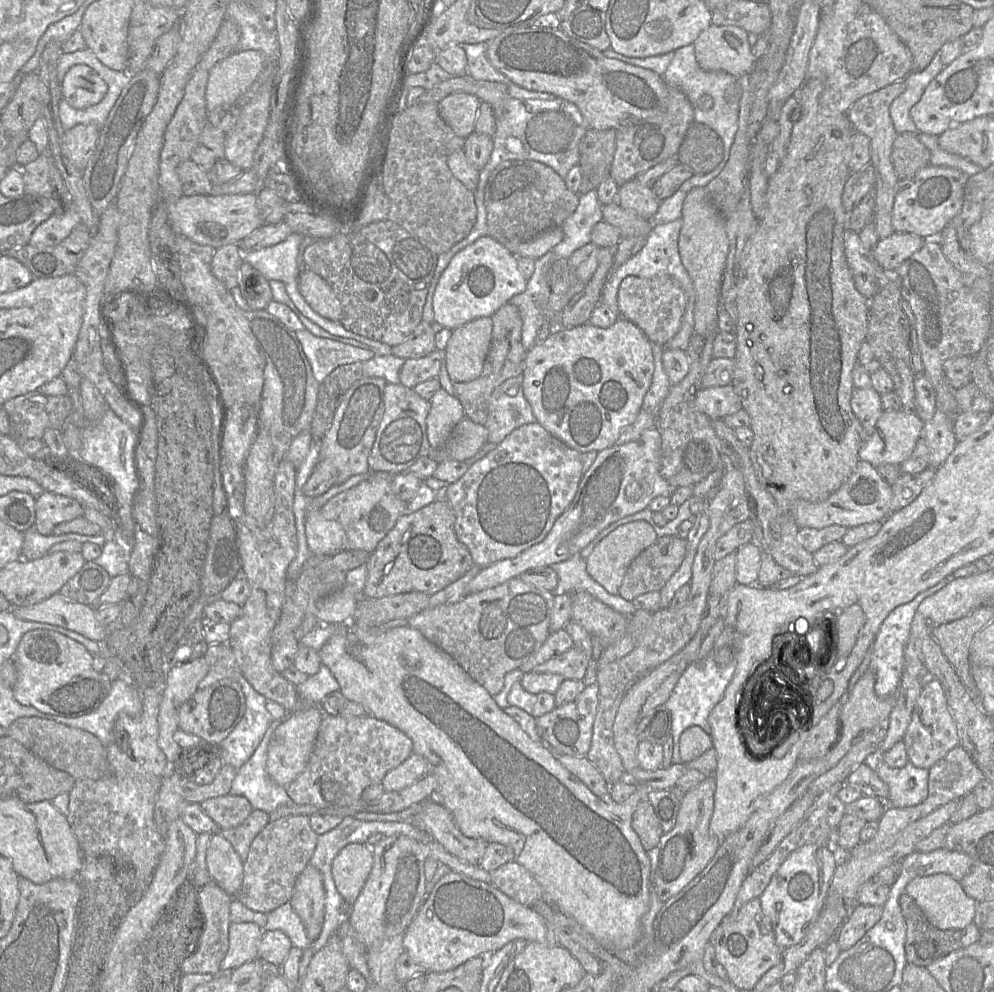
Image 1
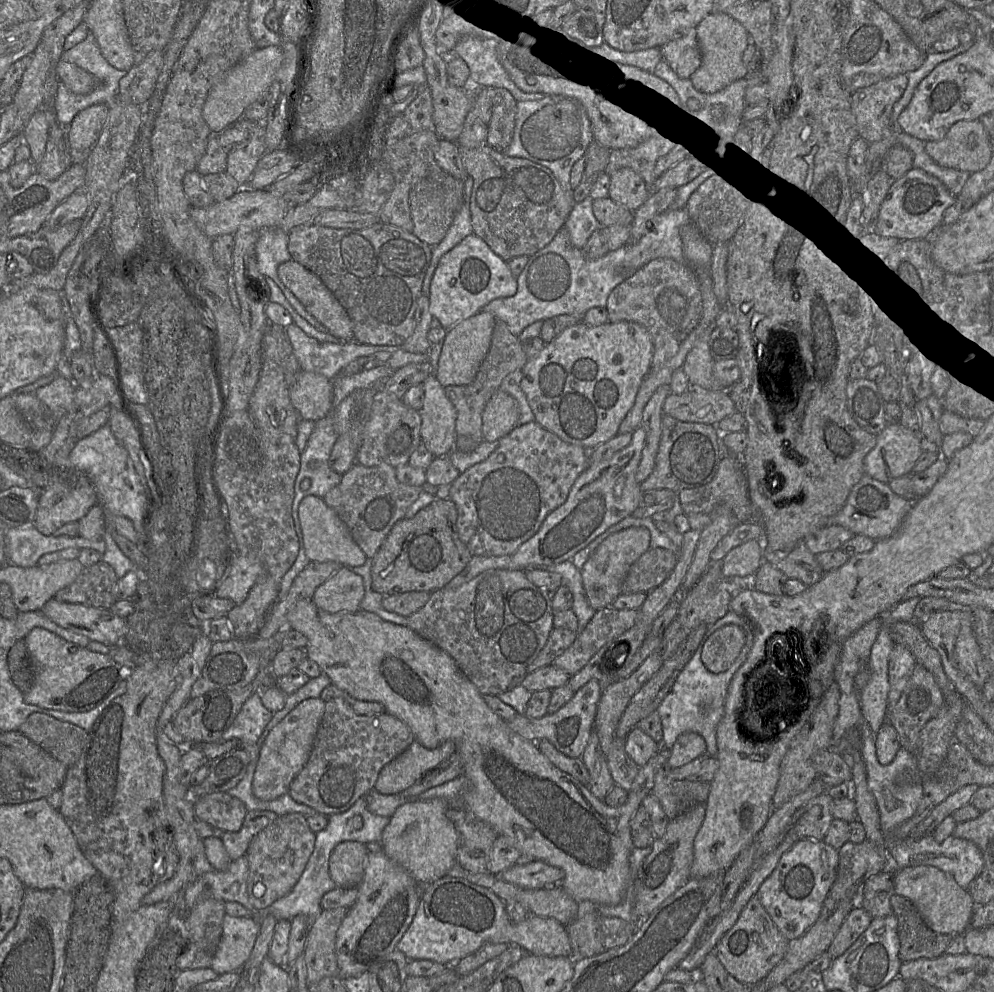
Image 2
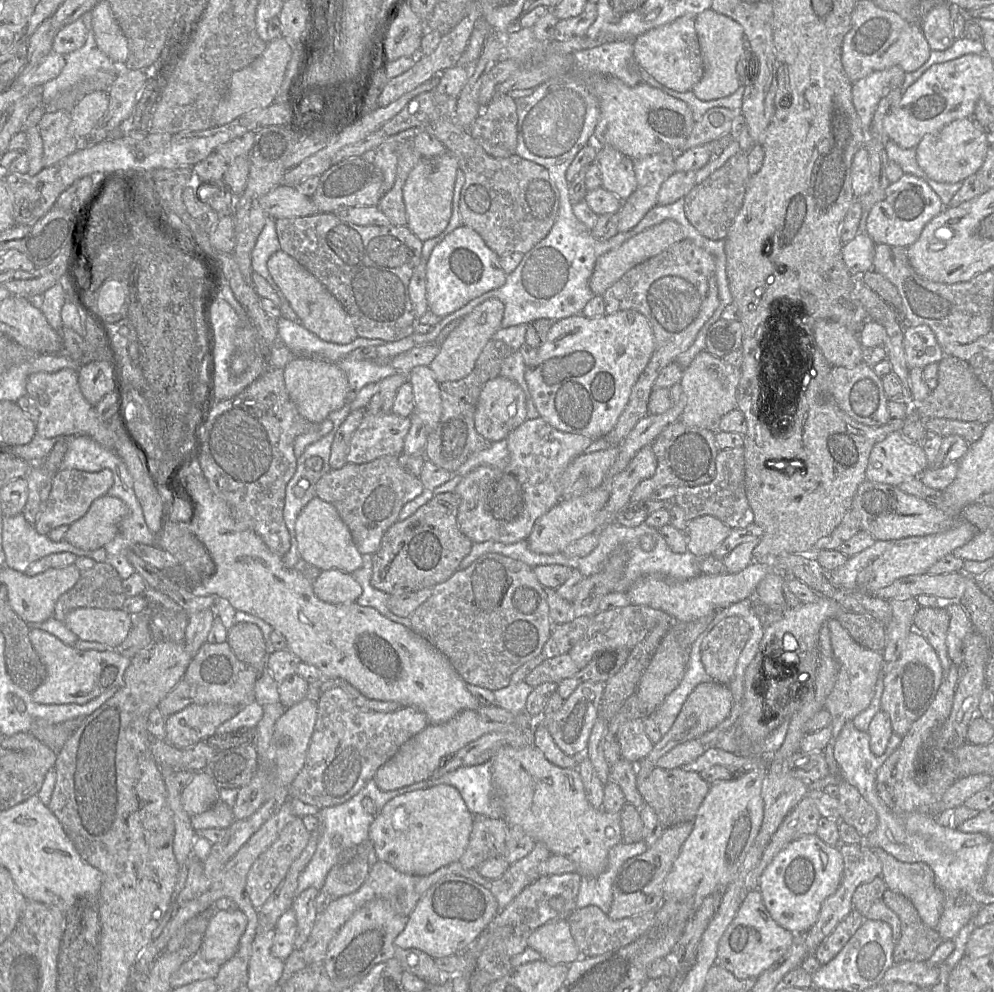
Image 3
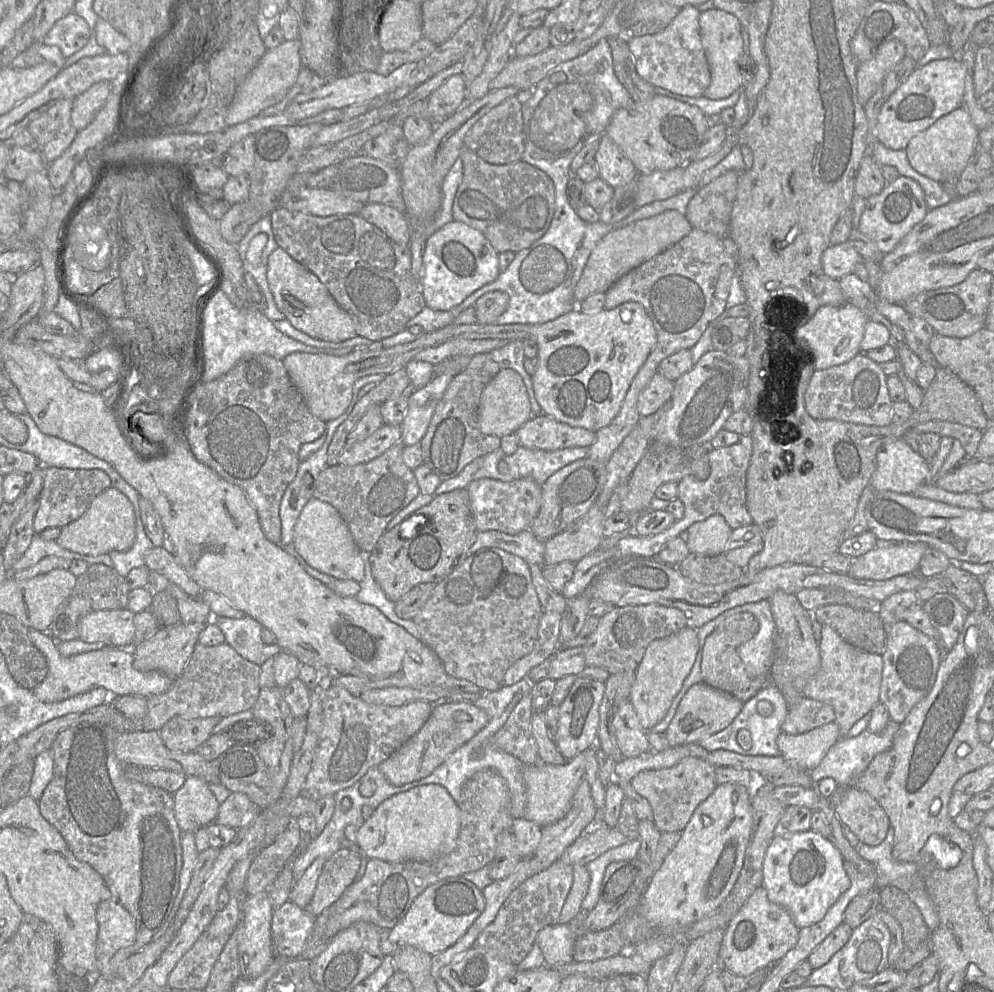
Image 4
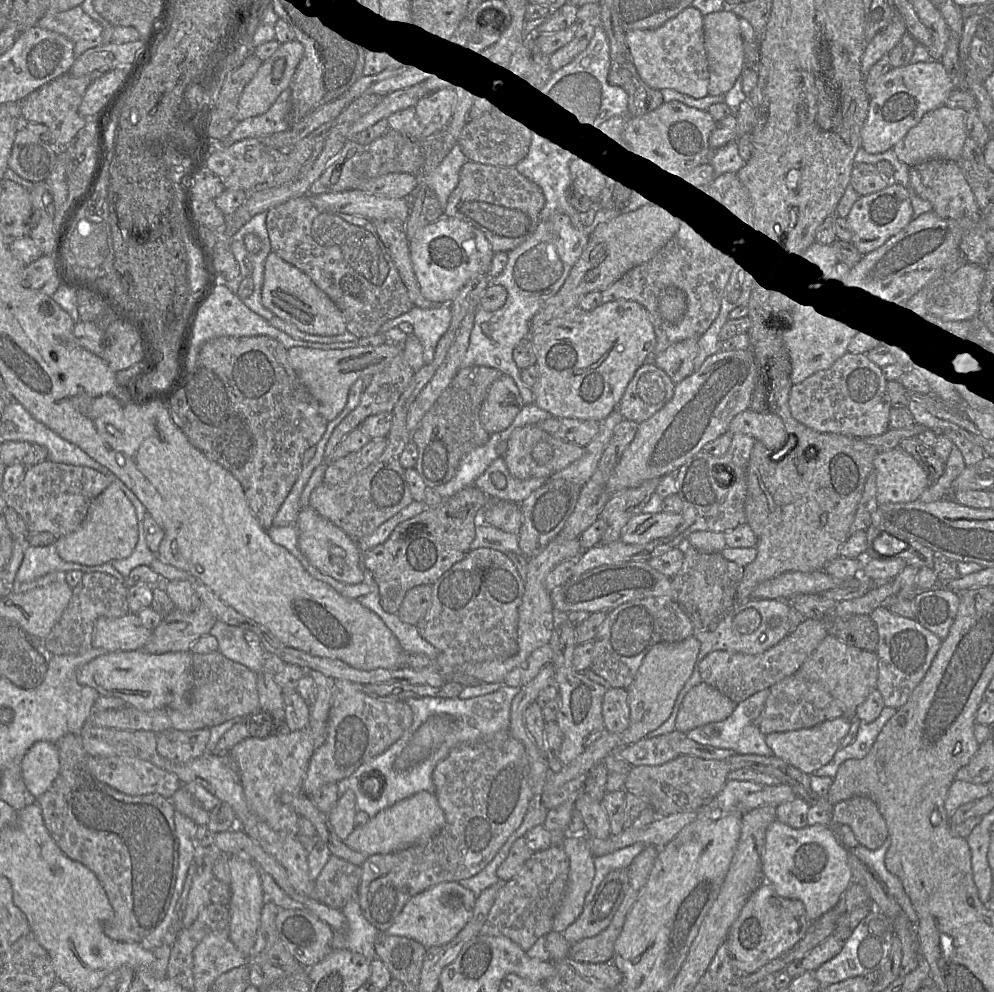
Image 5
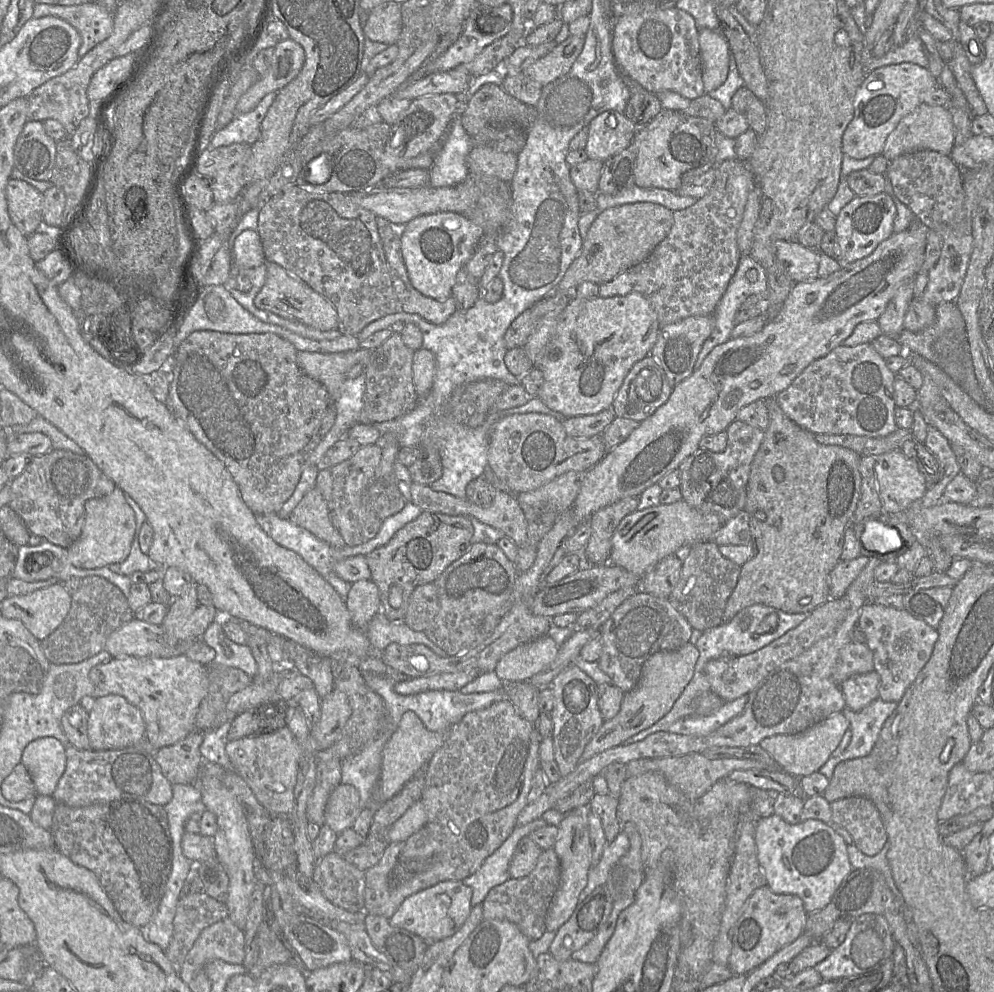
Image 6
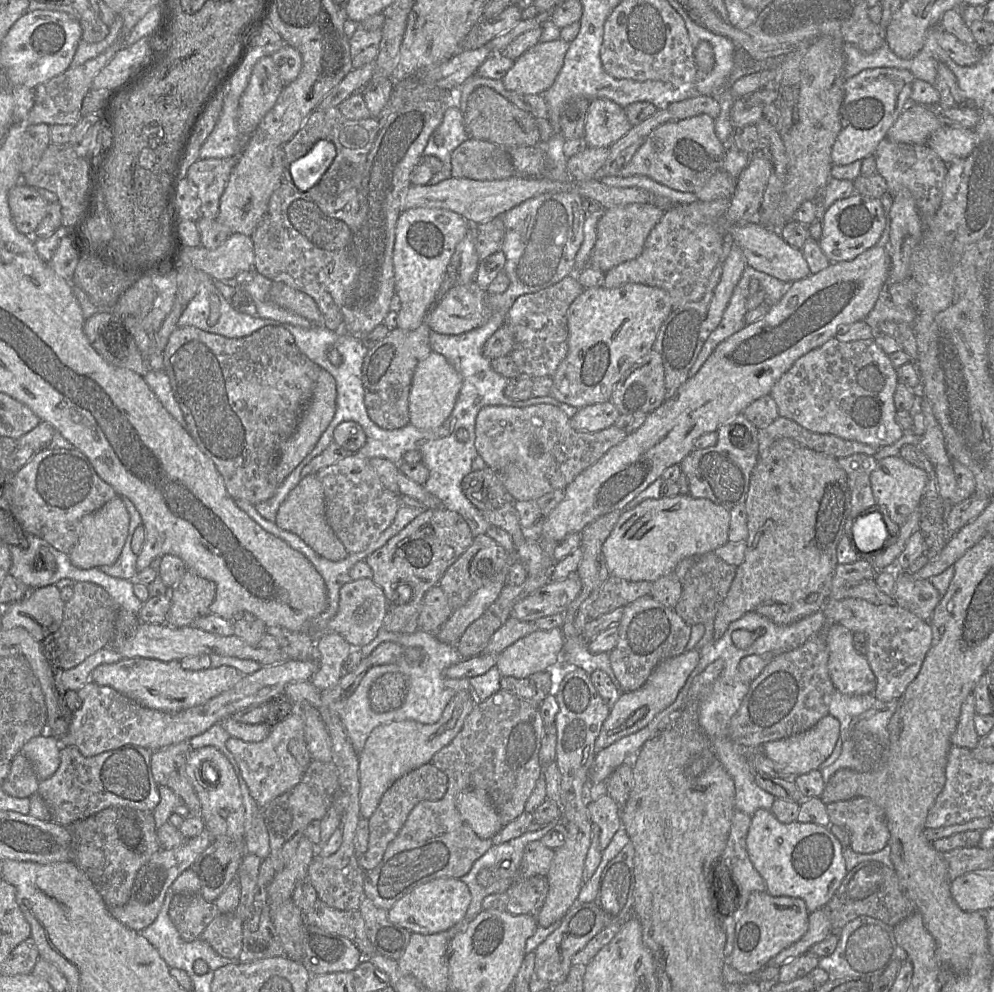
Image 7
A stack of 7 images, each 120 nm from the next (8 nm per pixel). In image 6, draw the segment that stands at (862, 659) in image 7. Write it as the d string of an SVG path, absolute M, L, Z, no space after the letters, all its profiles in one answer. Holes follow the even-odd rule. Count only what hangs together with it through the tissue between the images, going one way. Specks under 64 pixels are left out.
M875 670L851 676L840 685L846 707L853 711L862 710L879 698L878 686L879 675Z

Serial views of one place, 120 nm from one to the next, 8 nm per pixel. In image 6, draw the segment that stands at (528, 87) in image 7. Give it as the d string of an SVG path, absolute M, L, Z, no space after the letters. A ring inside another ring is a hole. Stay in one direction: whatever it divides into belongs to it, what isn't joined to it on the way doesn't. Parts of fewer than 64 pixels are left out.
M568 36L545 56L525 67L522 72L545 86L566 74L583 49L585 36Z

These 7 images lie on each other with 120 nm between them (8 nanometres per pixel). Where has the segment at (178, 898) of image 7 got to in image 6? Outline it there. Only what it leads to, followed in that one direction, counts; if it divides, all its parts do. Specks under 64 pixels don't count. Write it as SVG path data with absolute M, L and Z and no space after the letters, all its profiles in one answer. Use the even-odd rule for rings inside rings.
M203 891L182 894L173 919L172 938L164 951L177 974L200 933L226 917L228 909L225 903L217 901Z

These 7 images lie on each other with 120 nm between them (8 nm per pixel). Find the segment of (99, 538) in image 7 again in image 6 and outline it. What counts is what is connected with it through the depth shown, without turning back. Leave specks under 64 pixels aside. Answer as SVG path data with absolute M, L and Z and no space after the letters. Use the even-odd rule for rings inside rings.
M119 487L109 495L85 503L85 521L79 538L66 550L69 562L80 569L96 569L123 562L129 555L136 529L135 512Z

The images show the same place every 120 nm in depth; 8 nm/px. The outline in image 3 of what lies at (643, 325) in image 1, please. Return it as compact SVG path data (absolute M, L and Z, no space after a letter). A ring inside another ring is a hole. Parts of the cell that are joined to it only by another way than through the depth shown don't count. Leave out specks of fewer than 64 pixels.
M684 239L631 268L602 296L605 314L636 310L648 319L654 334L654 351L647 366L634 384L615 427L602 437L611 445L619 446L637 422L648 414L648 399L661 370L692 345L699 330L718 307L715 261L707 251Z

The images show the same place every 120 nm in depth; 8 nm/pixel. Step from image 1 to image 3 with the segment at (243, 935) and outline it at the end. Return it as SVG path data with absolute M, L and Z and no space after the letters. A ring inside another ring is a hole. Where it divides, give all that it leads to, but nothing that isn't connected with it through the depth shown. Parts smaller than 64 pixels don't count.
M239 909L213 910L203 937L200 953L206 960L220 964L231 959L239 949L248 919Z

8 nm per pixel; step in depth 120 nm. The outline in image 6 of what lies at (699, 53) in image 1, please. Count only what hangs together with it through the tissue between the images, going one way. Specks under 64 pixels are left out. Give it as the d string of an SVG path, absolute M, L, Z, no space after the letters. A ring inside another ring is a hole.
M699 30L702 80L705 93L720 87L727 79L731 51L725 36L719 30Z

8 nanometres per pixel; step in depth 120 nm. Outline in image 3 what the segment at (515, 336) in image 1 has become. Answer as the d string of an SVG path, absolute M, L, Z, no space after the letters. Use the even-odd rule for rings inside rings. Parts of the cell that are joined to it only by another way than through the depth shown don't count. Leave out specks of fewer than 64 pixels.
M491 339L483 348L472 372L458 381L440 384L442 415L435 429L428 434L425 457L436 466L455 474L458 468L474 453L488 449L492 443L475 428L475 413L484 385L500 375L504 359L512 350L500 340Z

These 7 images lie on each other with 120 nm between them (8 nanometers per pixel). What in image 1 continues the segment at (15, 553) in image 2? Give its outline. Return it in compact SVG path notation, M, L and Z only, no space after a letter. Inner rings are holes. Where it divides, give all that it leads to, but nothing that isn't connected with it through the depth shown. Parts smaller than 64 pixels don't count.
M33 525L24 532L21 558L24 560L35 560L44 556L55 544L65 541L77 541L81 544L91 542L99 546L105 544L104 534L81 535L77 533L66 533L61 535L41 535Z

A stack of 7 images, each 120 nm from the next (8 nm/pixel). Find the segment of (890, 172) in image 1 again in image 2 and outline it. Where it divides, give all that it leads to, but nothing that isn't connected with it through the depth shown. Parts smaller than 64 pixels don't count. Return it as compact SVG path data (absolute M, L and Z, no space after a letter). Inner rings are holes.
M906 74L881 80L851 94L858 134L867 143L877 142L891 129L894 104L908 83Z

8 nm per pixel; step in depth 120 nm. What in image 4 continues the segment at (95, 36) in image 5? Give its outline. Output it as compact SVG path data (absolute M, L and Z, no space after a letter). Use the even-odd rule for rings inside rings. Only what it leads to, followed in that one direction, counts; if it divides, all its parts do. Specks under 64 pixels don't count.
M72 11L55 23L44 42L58 46L67 58L82 49L90 35L91 29L87 21Z

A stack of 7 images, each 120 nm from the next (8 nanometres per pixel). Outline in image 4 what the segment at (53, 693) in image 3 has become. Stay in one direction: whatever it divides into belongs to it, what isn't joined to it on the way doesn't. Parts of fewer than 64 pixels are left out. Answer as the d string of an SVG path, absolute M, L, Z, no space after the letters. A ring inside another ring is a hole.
M29 629L28 637L48 663L48 673L45 679L31 690L34 696L42 702L60 702L95 688L108 690L112 697L139 695L148 699L164 693L173 683L173 680L161 671L144 672L133 668L131 648L105 646L100 650L64 657L58 651L57 641L49 633Z

